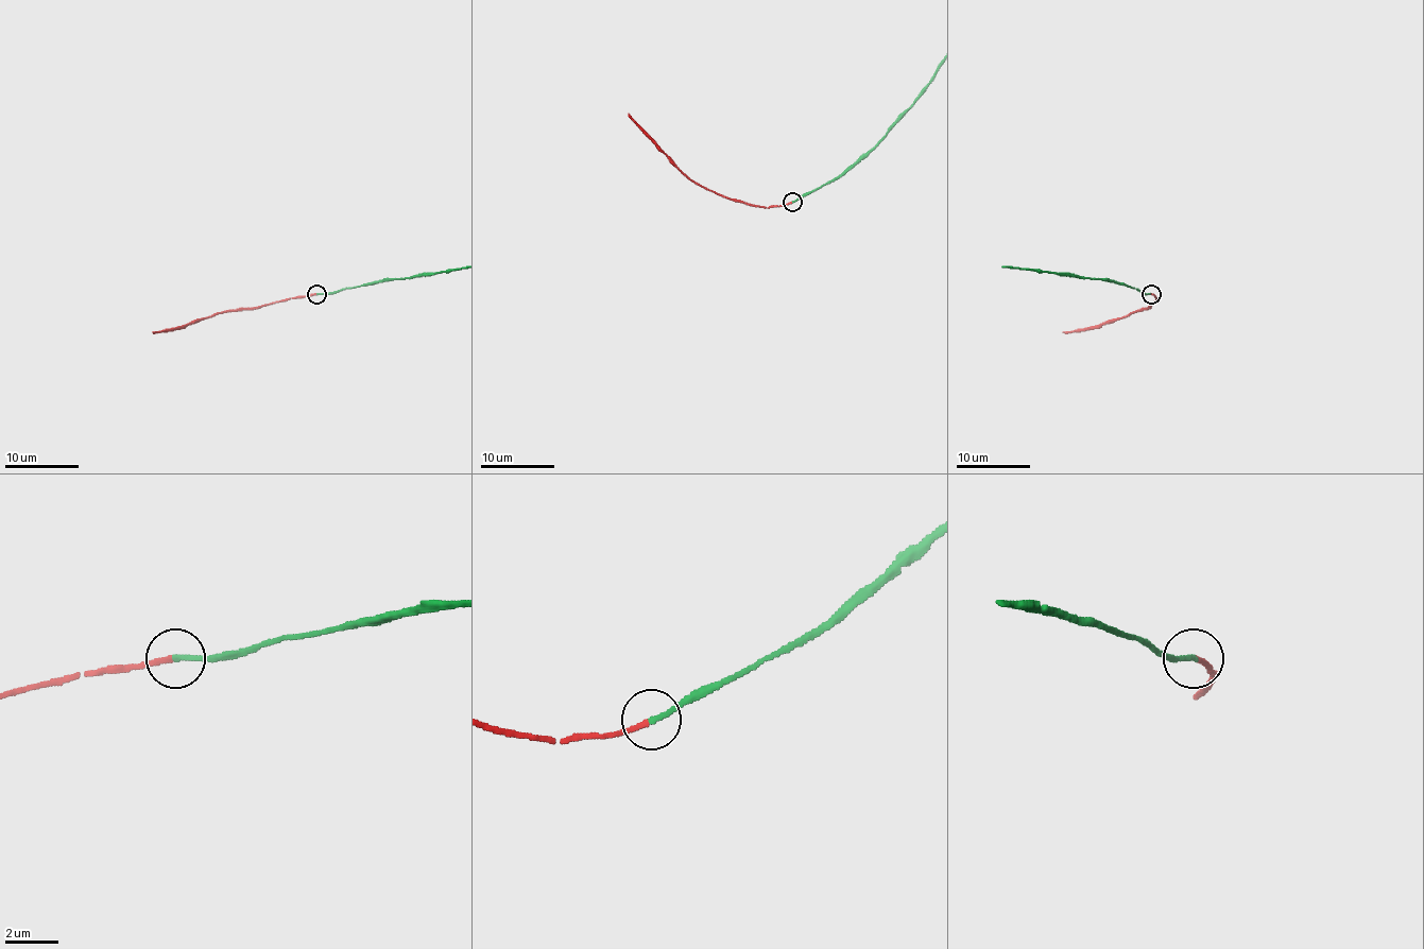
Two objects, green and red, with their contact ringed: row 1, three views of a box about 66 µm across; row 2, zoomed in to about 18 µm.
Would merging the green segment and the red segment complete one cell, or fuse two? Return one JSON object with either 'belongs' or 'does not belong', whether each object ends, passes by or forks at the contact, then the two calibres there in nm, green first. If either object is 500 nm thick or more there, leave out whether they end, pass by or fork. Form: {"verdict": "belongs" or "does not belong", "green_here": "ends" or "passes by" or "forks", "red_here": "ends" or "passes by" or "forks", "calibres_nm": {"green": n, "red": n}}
{"verdict": "belongs", "green_here": "ends", "red_here": "ends", "calibres_nm": {"green": 180, "red": 180}}

